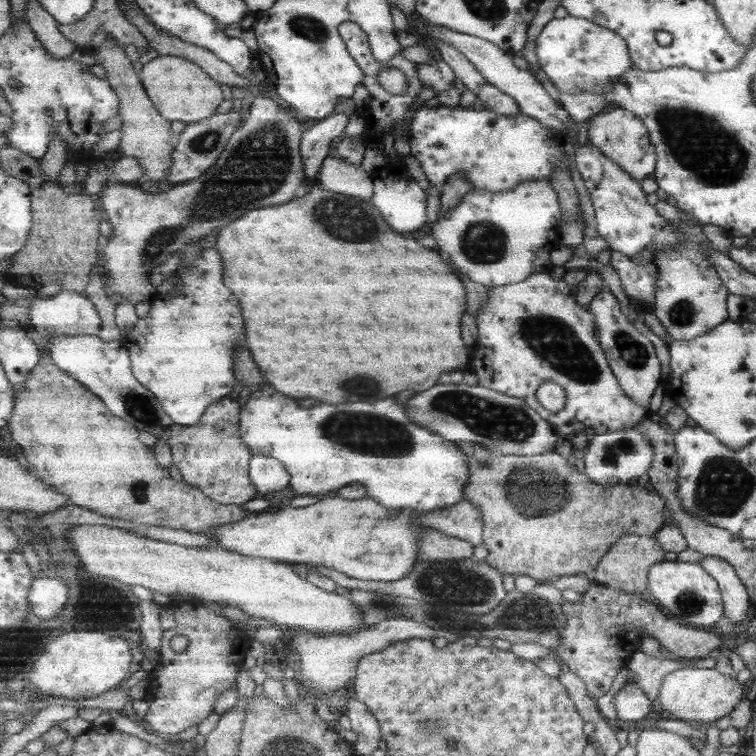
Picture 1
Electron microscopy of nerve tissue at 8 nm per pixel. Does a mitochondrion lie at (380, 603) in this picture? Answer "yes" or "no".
yes

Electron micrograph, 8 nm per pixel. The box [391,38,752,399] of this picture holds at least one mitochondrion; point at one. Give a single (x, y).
(701, 144)

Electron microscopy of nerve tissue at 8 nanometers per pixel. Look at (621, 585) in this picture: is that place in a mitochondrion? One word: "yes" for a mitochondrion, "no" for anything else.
no

